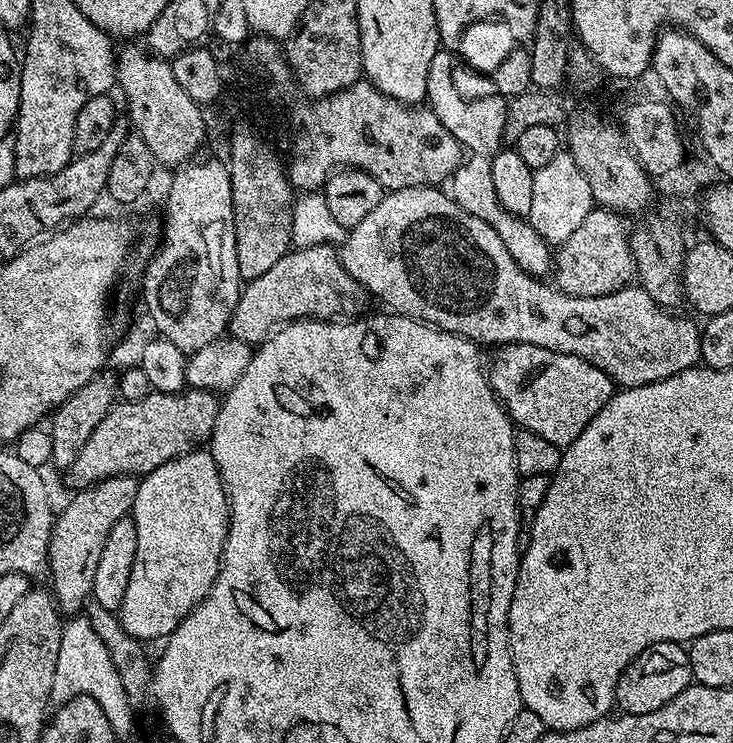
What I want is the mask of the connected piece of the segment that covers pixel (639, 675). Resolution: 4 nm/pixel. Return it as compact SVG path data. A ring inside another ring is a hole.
M669 640L649 644L618 678L615 707L624 714L650 714L650 710L666 706L670 698L678 698L678 694L682 694L682 690L686 690L691 683L690 658L684 644L675 644Z

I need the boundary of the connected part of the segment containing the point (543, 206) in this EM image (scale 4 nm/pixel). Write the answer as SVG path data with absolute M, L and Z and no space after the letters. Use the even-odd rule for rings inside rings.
M566 150L560 151L546 166L535 169L534 190L530 197L530 210L526 217L528 224L537 231L538 235L549 246L559 246L582 226L586 214L590 214L594 207L590 182L582 178L582 170L578 170L578 162Z

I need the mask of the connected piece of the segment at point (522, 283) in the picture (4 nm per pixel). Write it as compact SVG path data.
M436 186L385 191L382 202L378 202L378 206L374 206L374 210L370 210L370 214L366 214L366 218L362 218L362 222L358 222L358 226L354 226L347 233L343 244L339 245L338 251L342 266L348 271L350 278L358 281L367 290L369 297L376 299L377 296L388 307L385 309L391 310L398 316L411 316L414 320L423 320L424 323L439 328L441 332L453 332L456 336L471 340L477 346L485 346L484 344L492 344L491 346L529 344L530 346L542 346L546 350L554 350L562 354L574 354L578 358L598 366L598 370L607 374L612 379L613 385L620 388L641 388L647 384L670 378L674 374L682 374L687 368L695 368L701 363L700 333L702 328L699 323L695 324L694 321L687 320L684 316L676 316L680 314L675 311L658 306L654 302L654 298L650 298L650 294L646 294L646 290L639 286L619 288L616 292L601 296L567 296L555 287L549 286L547 288L543 284L545 283L543 279L529 276L519 268L518 262L510 256L510 252L502 244L502 239L486 222L466 213L461 206L452 200L447 191Z

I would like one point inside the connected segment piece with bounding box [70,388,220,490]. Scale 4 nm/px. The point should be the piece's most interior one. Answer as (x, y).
(135, 438)

